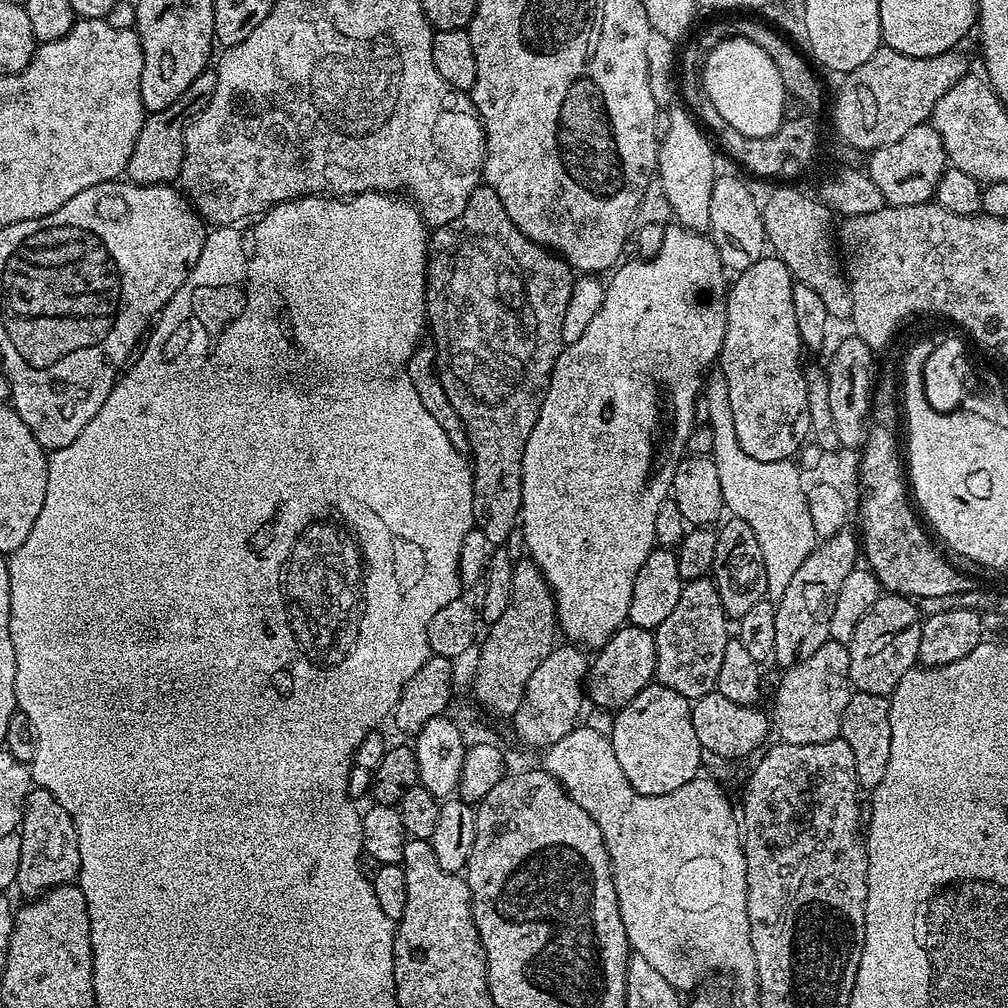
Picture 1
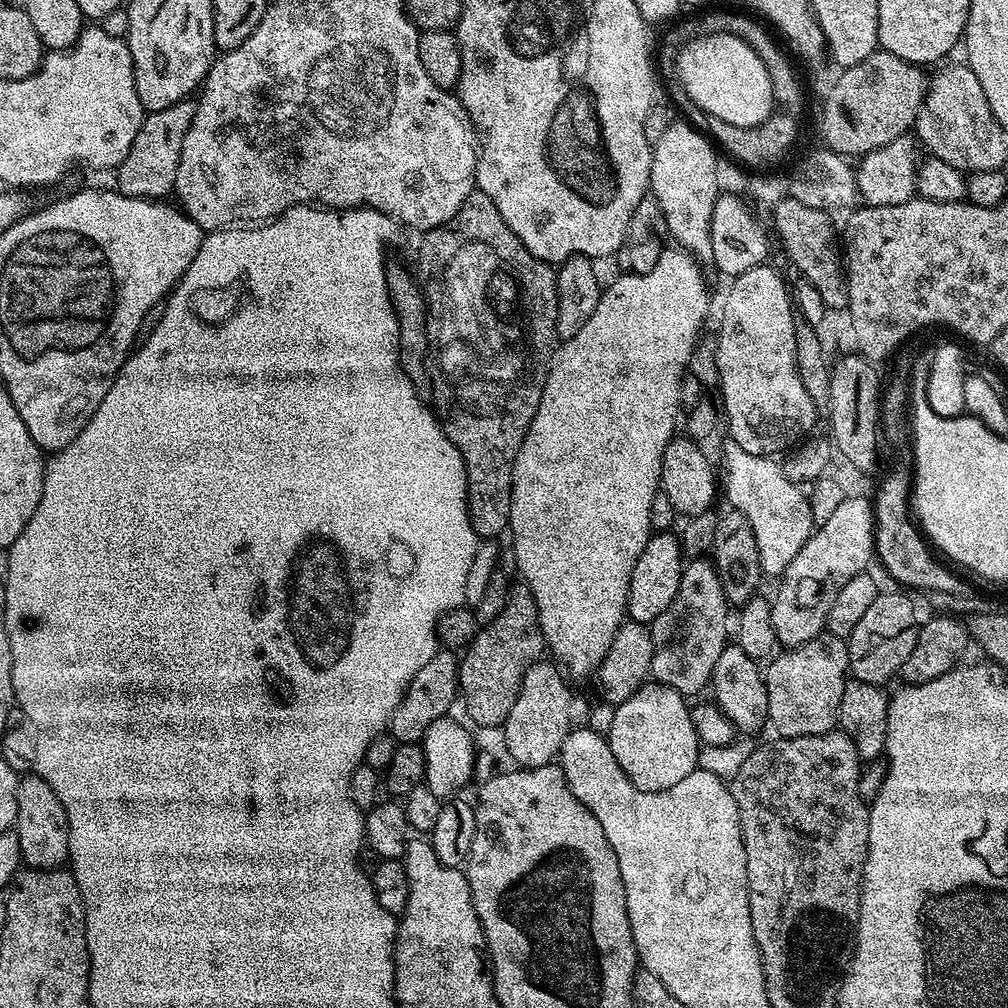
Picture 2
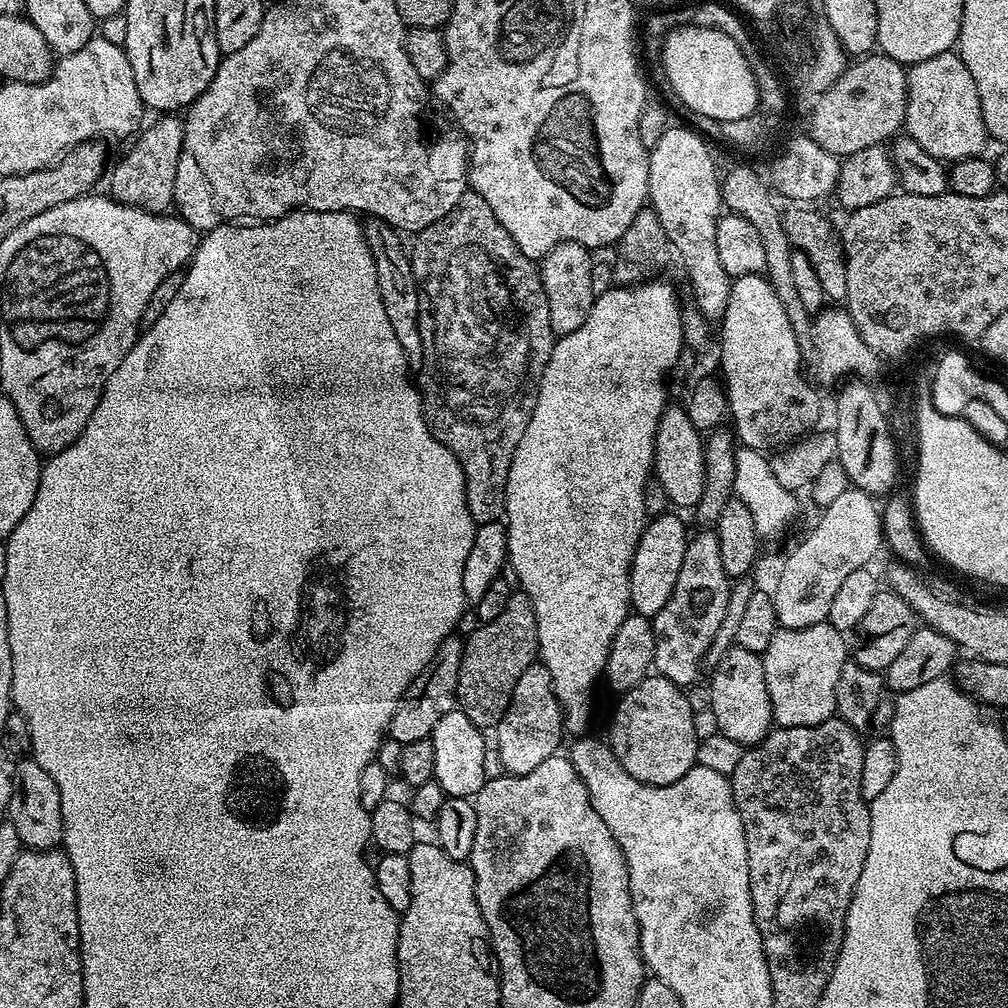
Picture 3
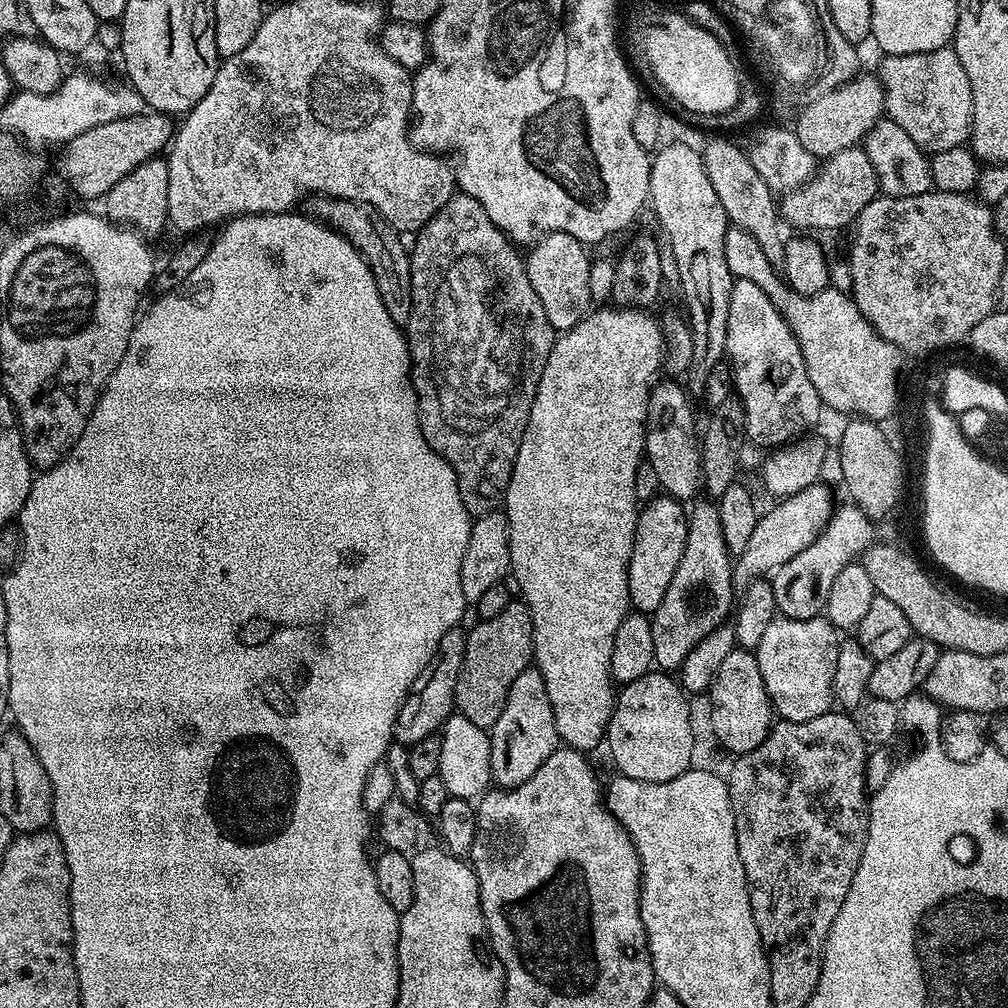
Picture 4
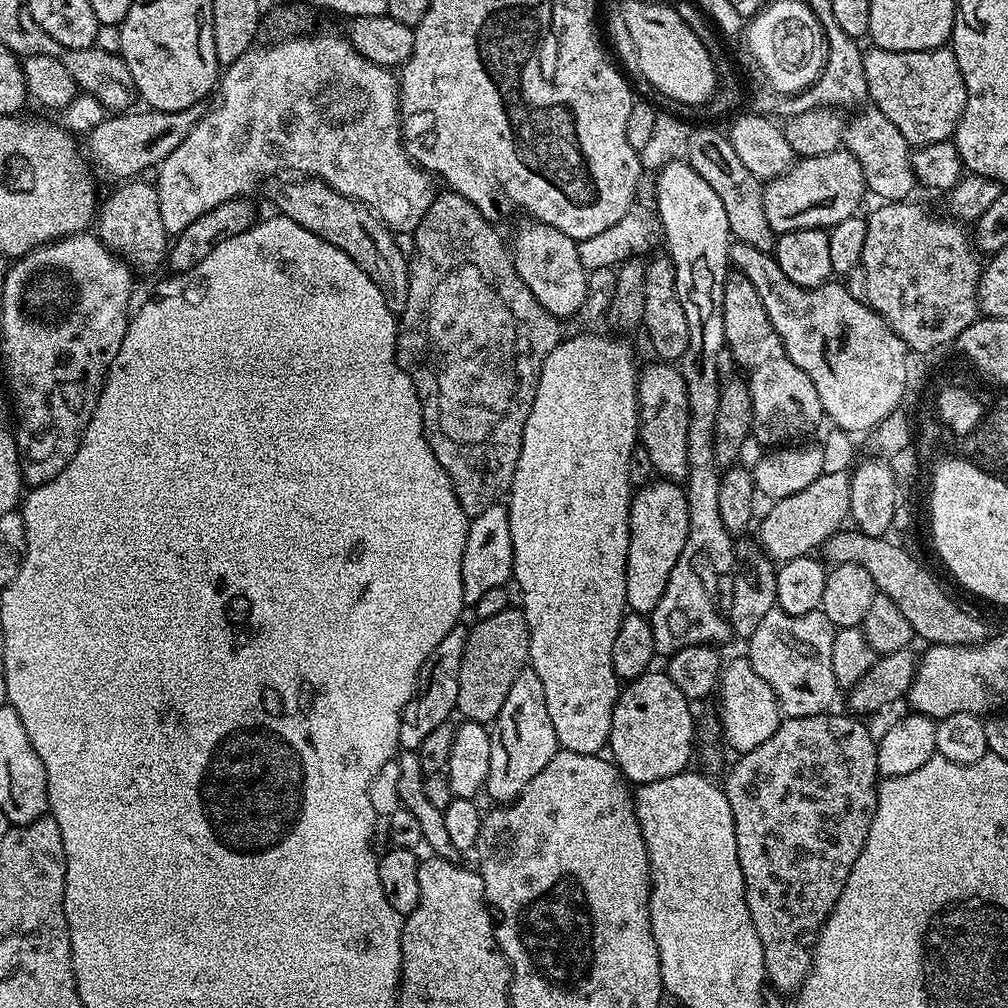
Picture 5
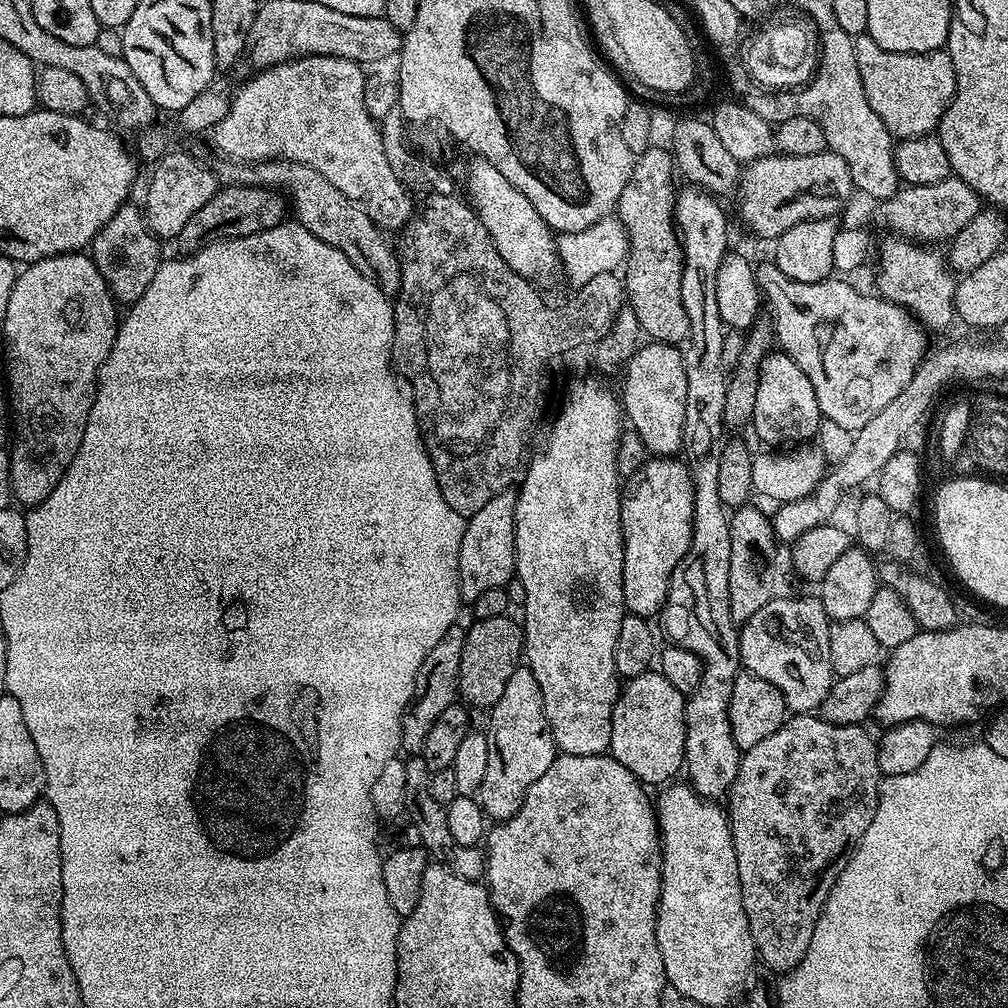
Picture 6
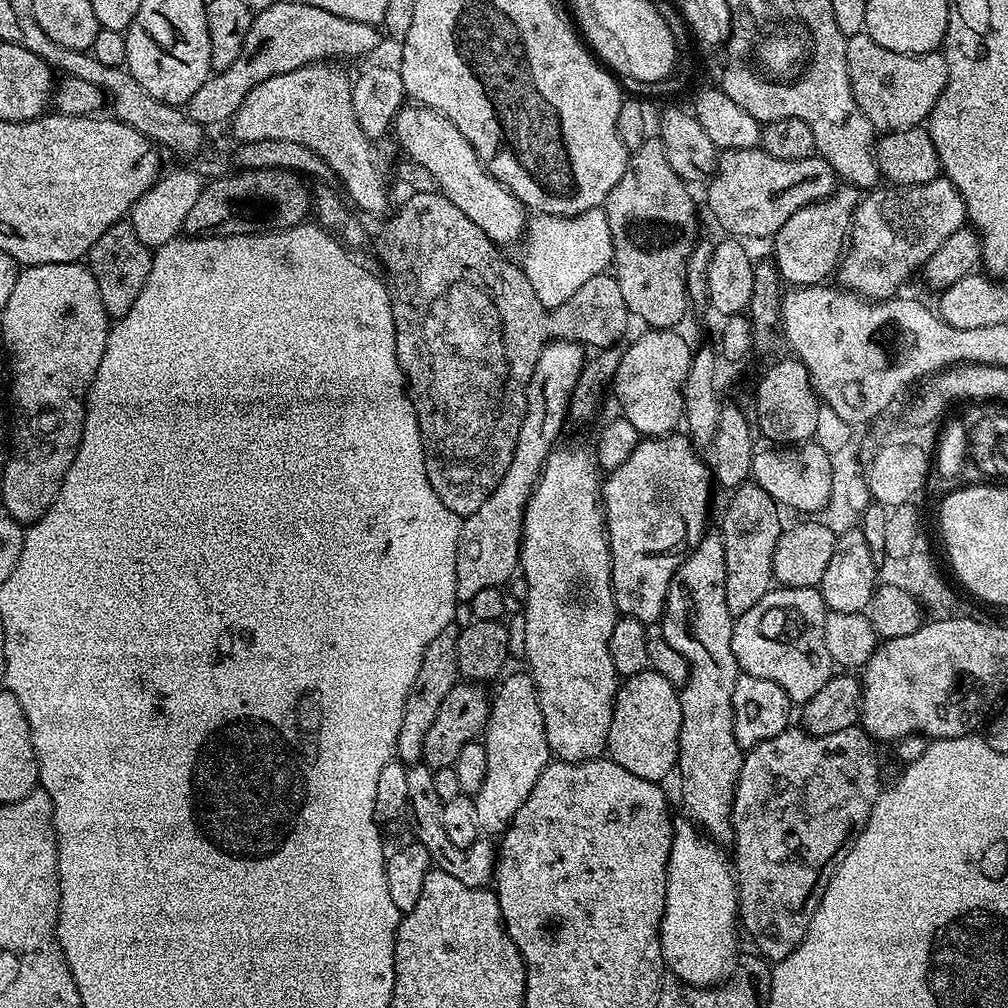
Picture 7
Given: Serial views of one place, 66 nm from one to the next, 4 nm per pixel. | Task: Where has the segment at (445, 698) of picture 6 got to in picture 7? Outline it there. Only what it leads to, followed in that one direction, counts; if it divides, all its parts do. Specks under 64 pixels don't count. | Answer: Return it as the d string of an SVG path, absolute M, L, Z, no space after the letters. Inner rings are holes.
M453 626L442 630L430 646L426 646L426 654L422 658L422 670L418 670L418 678L406 698L406 706L402 714L402 730L398 730L398 742L396 743L396 756L405 765L421 763L424 759L422 746L426 742L426 734L430 726L434 726L434 718L438 718L438 709L442 702L446 702L446 694L458 682L458 638L460 628Z

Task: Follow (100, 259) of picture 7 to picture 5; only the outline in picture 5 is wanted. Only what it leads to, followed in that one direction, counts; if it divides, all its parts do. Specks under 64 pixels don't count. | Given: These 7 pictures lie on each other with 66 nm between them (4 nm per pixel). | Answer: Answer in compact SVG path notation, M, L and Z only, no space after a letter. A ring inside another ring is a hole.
M133 178L113 188L116 189L109 194L108 201L103 201L98 210L99 238L125 264L152 272L165 263L170 247L170 233L162 226L162 210L158 210L156 185L149 181L147 184L144 178Z

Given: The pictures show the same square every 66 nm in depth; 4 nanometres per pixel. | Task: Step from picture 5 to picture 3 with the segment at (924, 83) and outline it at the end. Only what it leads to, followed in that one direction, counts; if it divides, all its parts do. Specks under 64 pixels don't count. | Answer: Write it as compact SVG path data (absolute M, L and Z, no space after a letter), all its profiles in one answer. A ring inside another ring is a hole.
M943 52L934 58L926 58L926 62L918 62L911 65L907 69L908 73L908 101L906 102L906 114L904 115L904 128L907 135L914 138L914 142L918 142L918 146L922 146L922 150L926 150L926 154L930 154L941 162L955 162L957 160L965 160L971 156L979 156L985 150L984 147L990 144L990 137L988 135L988 128L984 125L982 118L982 102L978 98L978 86L974 82L974 77L970 75L970 70L966 70L966 62L962 62L962 58L955 52Z

